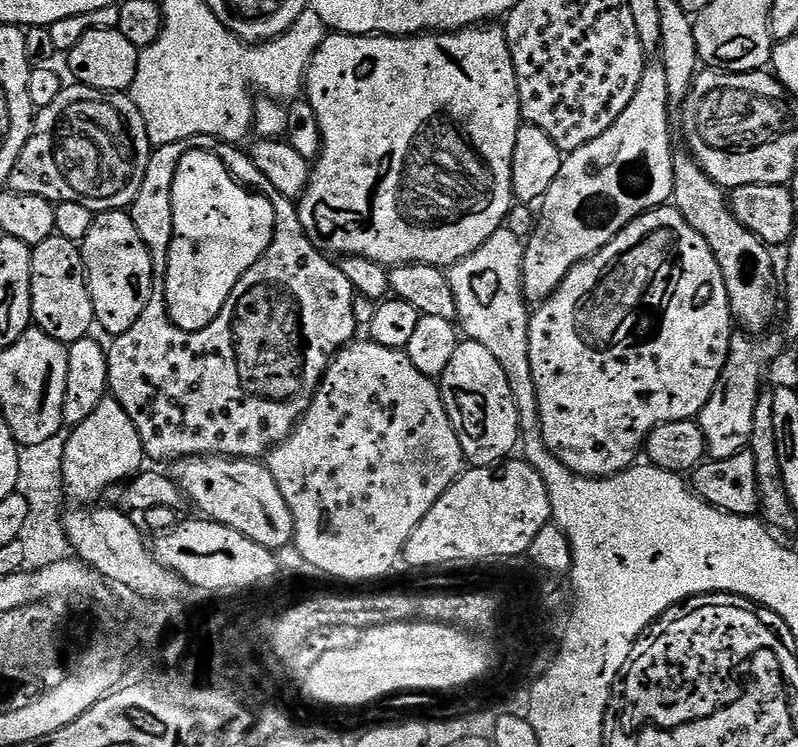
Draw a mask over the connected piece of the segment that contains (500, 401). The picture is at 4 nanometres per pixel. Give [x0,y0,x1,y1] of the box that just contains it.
[438,339,521,468]

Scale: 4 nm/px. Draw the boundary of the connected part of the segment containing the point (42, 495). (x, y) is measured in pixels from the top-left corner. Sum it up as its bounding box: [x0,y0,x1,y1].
[16,432,72,570]

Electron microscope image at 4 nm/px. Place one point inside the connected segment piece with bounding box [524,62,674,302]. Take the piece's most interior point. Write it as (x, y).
(626, 170)

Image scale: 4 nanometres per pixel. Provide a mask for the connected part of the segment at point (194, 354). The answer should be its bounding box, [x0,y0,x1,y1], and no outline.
[107,134,358,462]

